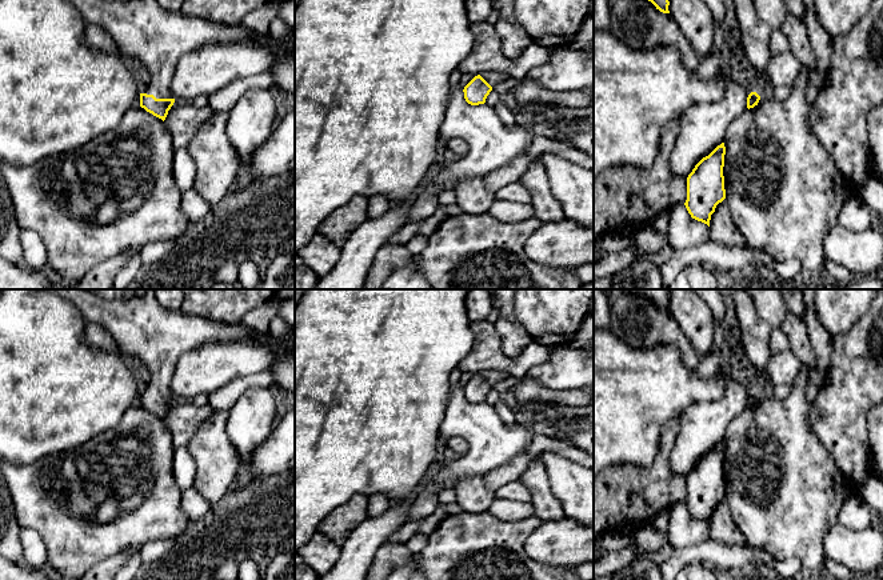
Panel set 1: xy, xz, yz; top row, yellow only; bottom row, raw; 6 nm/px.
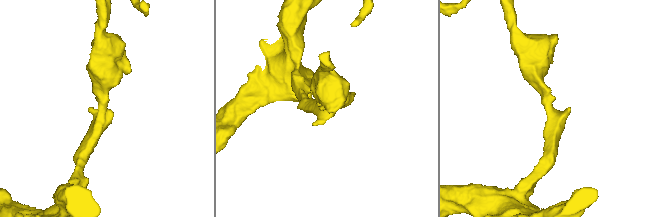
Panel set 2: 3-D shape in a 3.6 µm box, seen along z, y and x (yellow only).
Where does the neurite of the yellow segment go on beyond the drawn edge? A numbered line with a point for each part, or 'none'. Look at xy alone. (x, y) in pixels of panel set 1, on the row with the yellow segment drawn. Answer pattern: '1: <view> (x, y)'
1: xy (158, 38)

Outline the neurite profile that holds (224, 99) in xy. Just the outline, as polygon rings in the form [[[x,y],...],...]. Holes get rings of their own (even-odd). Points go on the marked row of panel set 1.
[[[263,72],[251,77],[235,80],[227,87],[209,95],[208,107],[215,111],[229,112],[247,91],[253,88],[268,89],[275,84],[276,81],[269,72]]]

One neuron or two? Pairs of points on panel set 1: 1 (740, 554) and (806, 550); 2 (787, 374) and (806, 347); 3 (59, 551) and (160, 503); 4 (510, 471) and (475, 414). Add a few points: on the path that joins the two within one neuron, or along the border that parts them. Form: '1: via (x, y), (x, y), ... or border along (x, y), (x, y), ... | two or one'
1: border along (744, 542), (766, 551), (776, 560) | two
2: border along (790, 348), (803, 362) | two
3: via (84, 530), (87, 527), (114, 524), (135, 504) | one
4: border along (528, 442), (523, 452), (484, 475) | two

